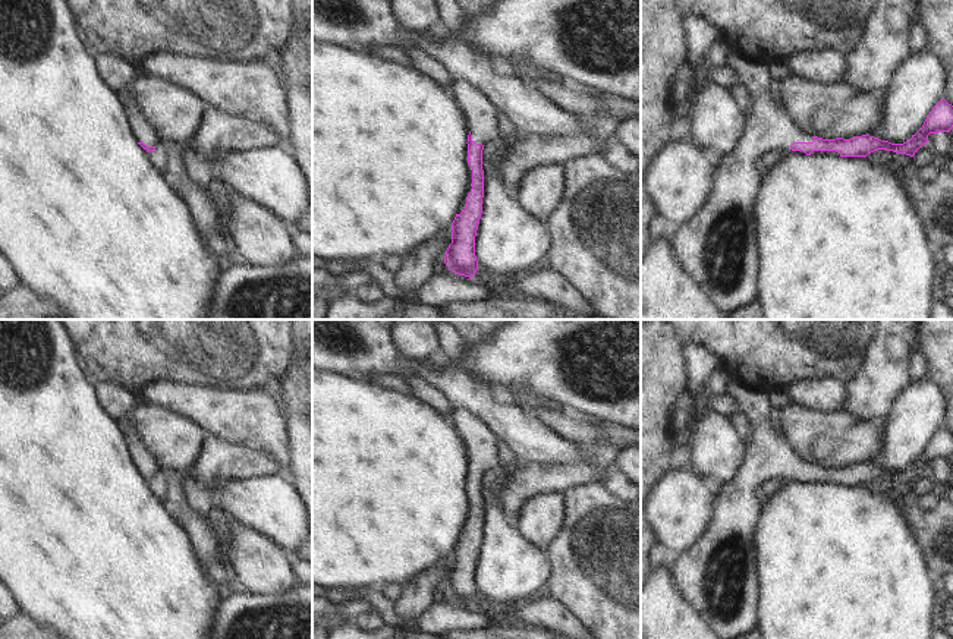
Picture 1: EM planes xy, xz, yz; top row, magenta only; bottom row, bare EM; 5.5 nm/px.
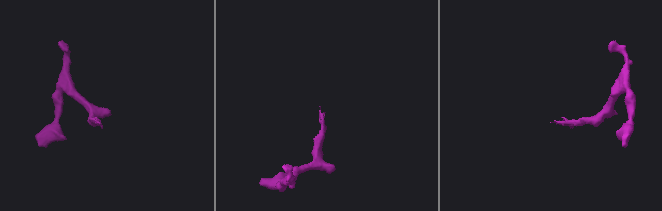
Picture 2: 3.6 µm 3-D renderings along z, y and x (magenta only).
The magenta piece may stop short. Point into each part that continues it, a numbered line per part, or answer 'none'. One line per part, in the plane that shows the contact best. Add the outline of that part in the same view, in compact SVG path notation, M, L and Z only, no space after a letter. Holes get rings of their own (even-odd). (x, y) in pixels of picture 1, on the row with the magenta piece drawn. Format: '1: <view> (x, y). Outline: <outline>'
1: yz (719, 248). Outline: M729 50L729 54L729 66L740 75L746 91L752 95L752 113L746 116L746 129L733 149L717 160L717 176L705 205L692 220L671 229L669 236L682 268L695 280L705 298L727 315L758 300L761 262L755 202L765 179L759 161L771 152L789 151L793 142L814 142L814 138L802 132L790 113L773 98L774 81L770 78L770 66L755 63L733 50Z

